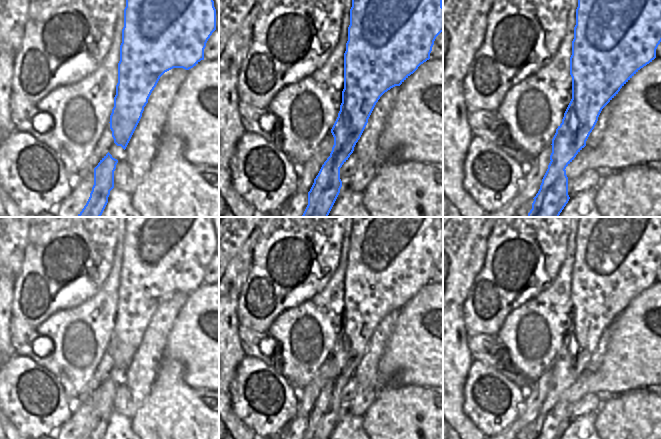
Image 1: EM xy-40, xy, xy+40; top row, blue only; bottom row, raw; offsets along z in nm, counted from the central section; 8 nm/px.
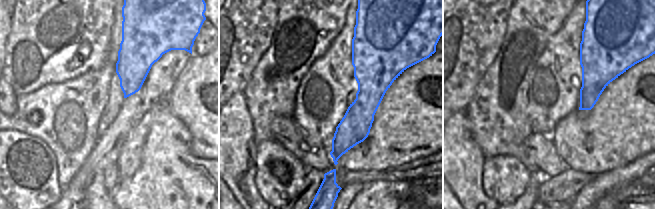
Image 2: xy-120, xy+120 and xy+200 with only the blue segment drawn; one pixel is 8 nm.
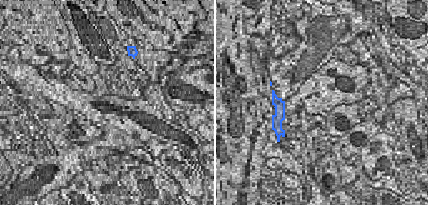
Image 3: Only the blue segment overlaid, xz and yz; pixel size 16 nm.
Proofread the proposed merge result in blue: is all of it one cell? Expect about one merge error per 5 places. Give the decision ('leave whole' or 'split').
leave whole

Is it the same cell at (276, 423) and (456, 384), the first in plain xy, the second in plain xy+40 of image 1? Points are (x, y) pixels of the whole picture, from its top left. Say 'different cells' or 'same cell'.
different cells

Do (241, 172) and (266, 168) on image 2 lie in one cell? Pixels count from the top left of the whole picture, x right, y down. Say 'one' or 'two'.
two

